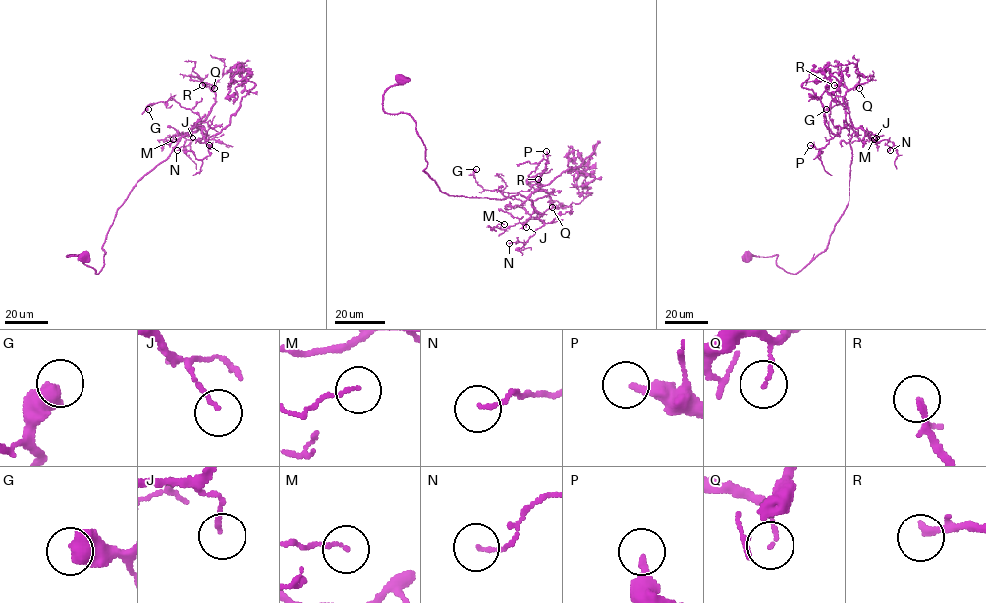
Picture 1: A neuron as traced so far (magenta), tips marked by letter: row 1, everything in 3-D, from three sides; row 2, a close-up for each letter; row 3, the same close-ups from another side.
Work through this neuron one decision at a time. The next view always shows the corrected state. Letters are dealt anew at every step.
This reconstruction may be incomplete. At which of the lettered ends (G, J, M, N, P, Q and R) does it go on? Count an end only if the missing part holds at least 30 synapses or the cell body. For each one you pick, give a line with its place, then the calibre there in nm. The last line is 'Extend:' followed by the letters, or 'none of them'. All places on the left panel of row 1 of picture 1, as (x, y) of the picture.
P: (209, 145) | 280 nm
R: (202, 85) | 130 nm
Extend: P, R

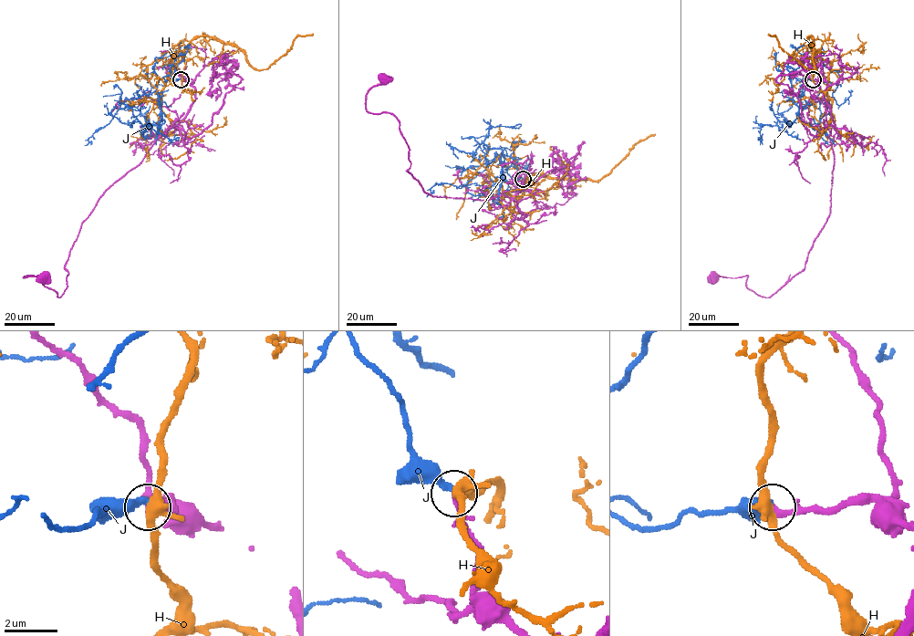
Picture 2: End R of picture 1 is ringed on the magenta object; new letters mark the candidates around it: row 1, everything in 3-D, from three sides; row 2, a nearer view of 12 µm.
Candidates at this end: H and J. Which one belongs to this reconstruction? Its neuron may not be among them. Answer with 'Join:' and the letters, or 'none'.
Join: none

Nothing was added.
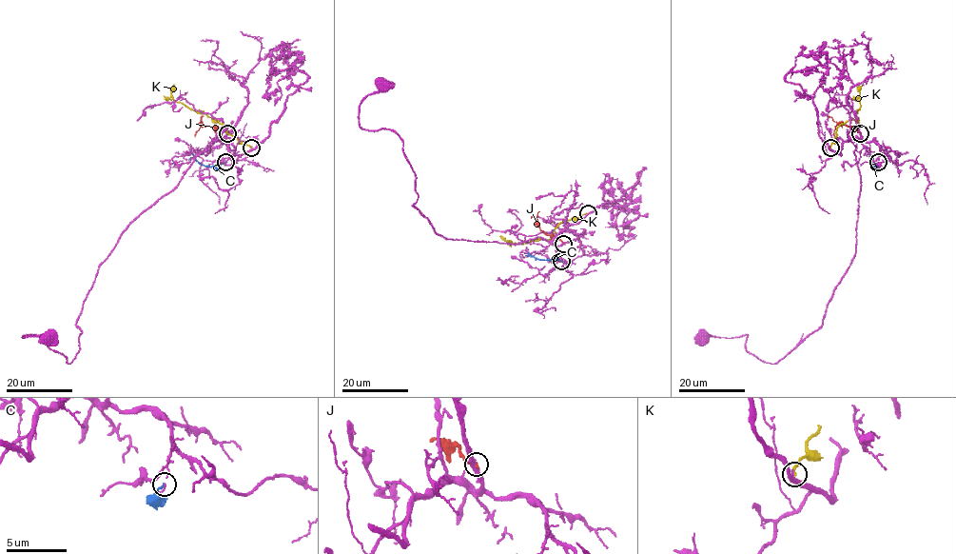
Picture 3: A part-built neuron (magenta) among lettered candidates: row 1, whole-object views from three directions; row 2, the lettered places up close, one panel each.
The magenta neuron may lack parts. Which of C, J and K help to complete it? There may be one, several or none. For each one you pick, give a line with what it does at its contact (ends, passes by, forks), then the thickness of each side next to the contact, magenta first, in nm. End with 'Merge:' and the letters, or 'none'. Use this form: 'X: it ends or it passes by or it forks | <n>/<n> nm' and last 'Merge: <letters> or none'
Merge: none

